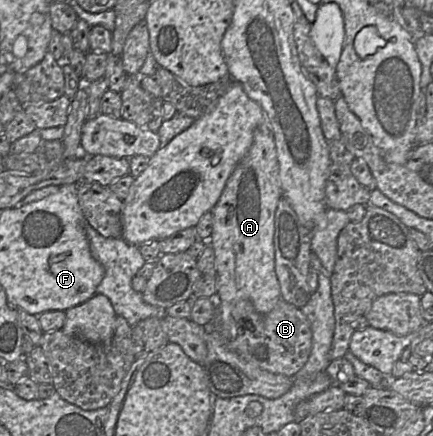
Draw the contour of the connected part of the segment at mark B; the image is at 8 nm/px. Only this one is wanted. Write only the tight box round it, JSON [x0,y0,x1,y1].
[204,298,312,377]

